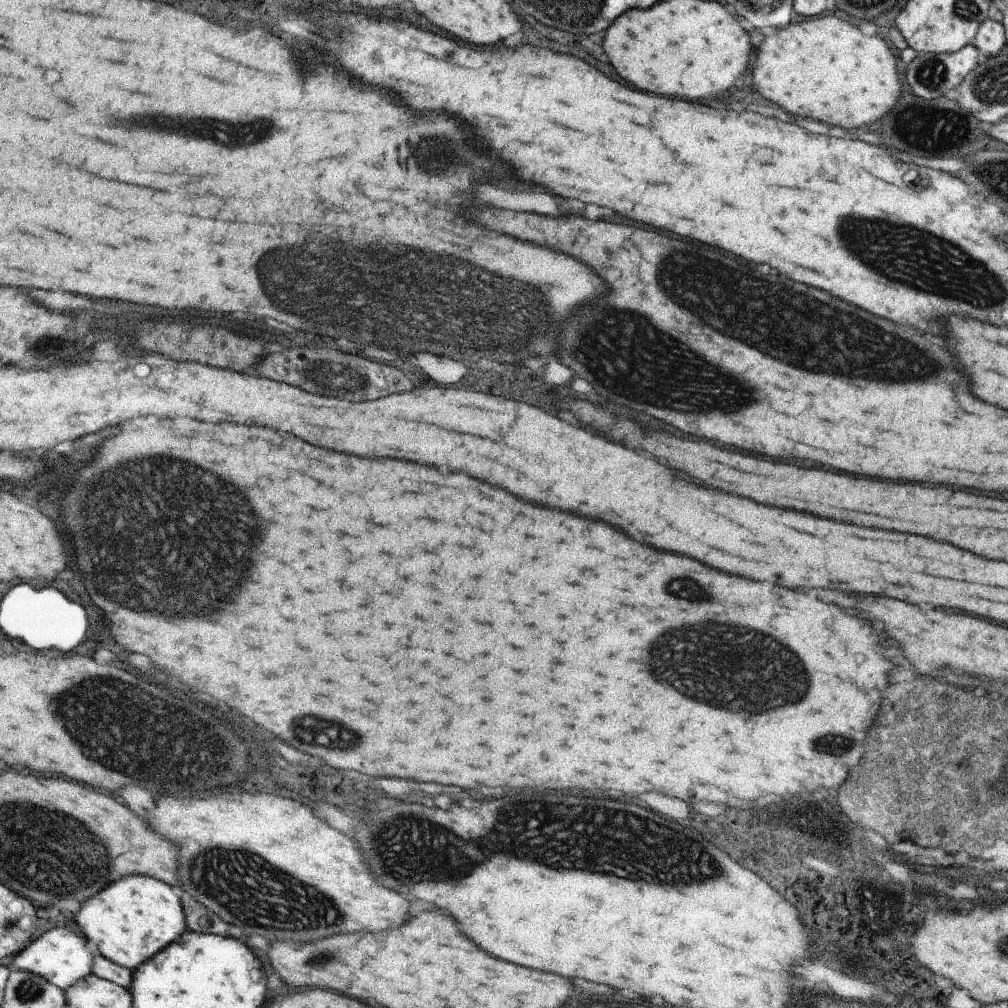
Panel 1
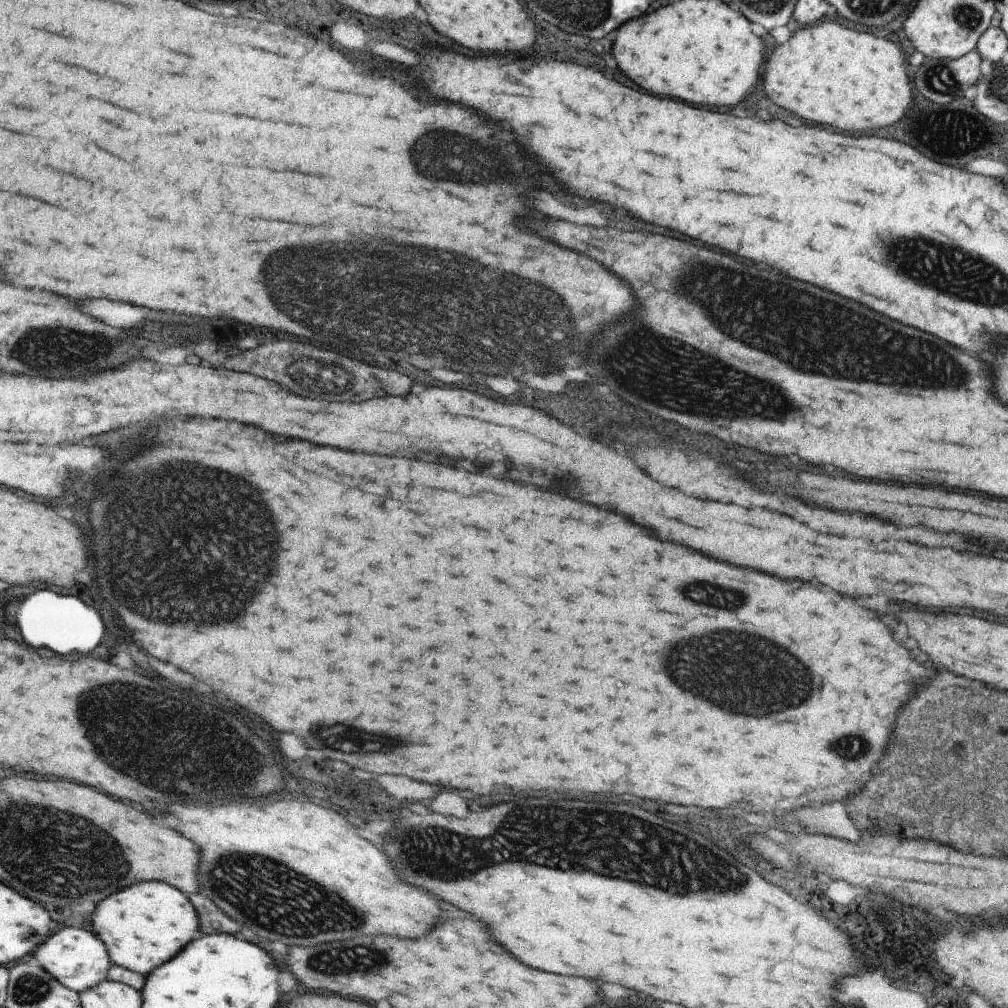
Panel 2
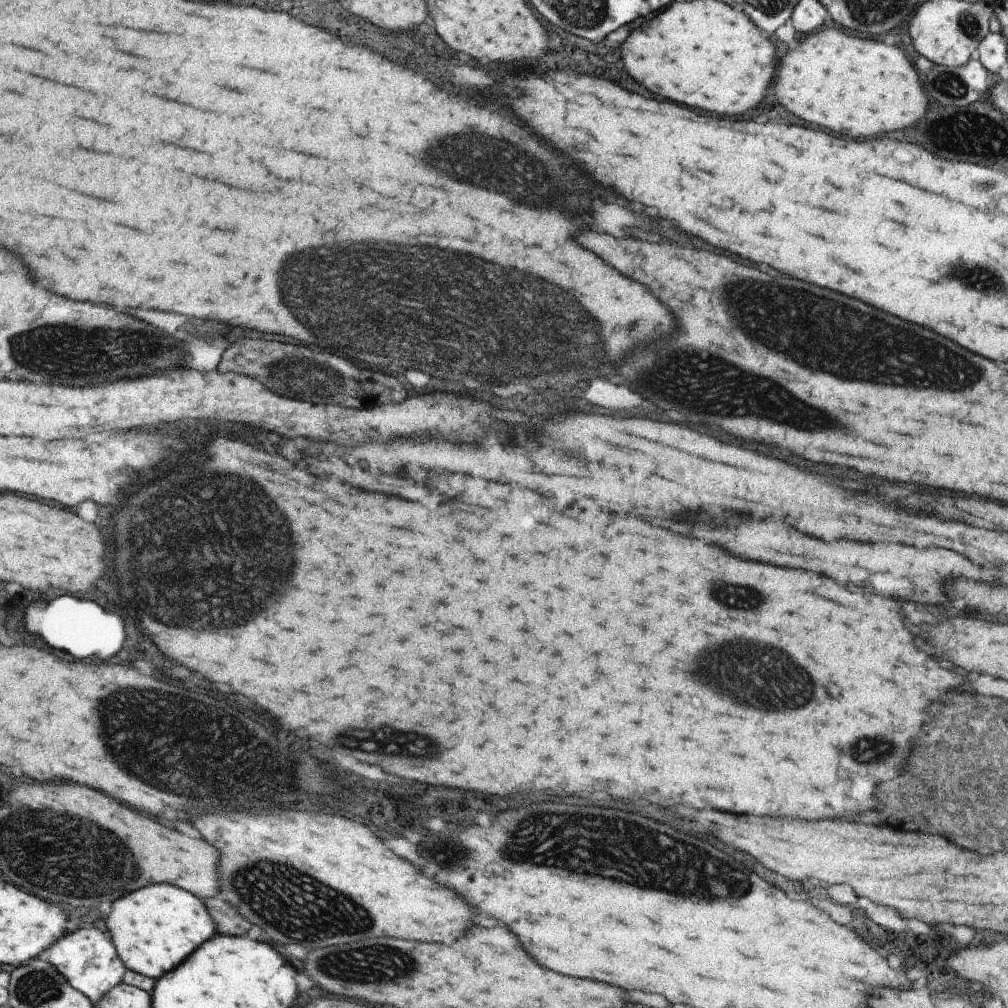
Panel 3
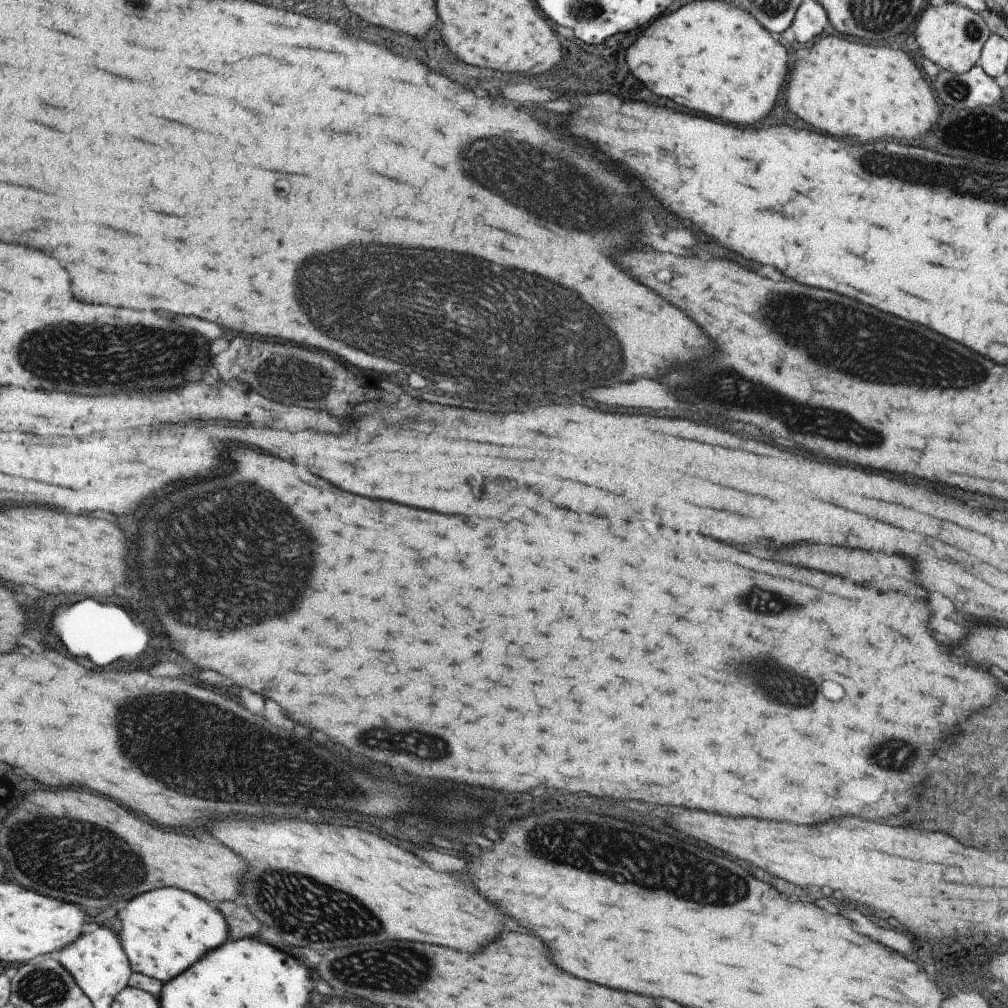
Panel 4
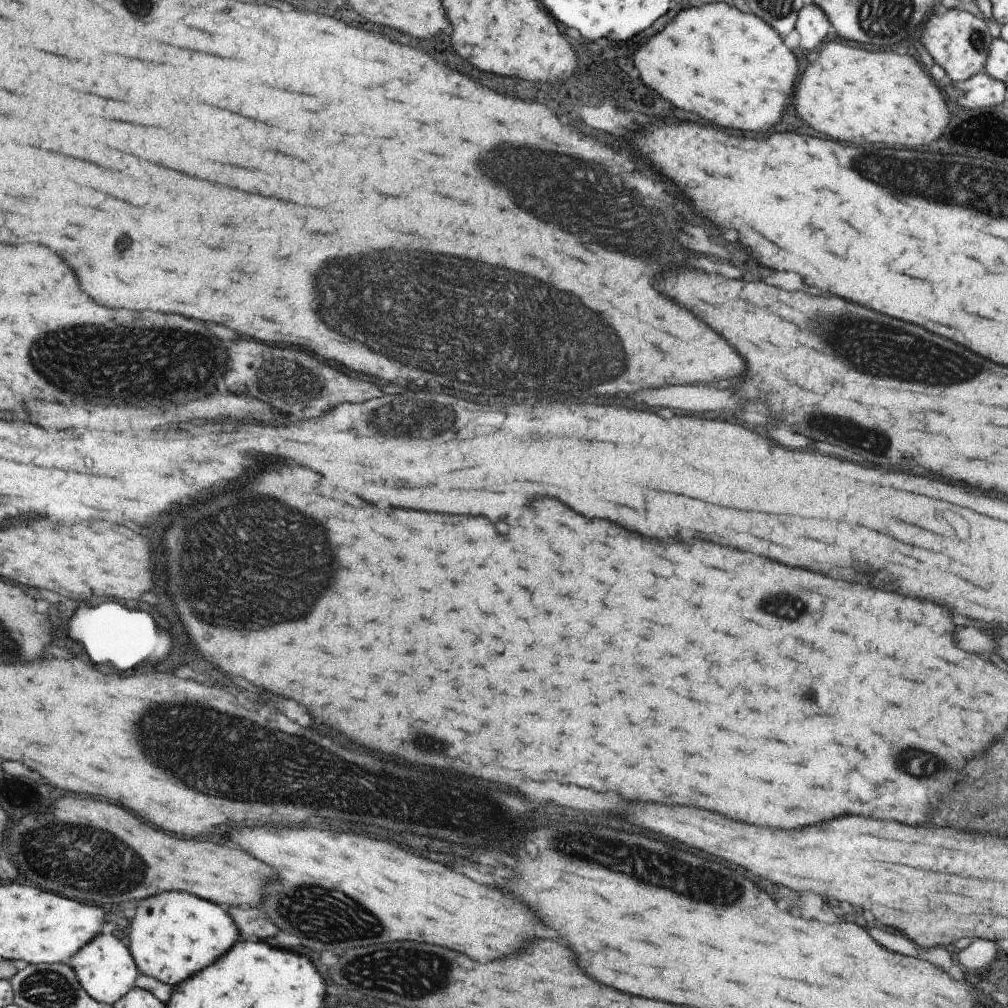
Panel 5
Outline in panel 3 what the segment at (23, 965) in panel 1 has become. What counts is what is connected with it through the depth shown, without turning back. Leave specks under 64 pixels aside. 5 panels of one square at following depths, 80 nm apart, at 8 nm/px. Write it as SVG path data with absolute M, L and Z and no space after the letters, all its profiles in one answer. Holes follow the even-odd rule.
M75 928L60 938L50 949L48 962L65 975L65 978L77 990L88 996L93 1002L98 1003L104 994L120 982L123 971L122 959L118 957L113 943L106 930L99 928Z

